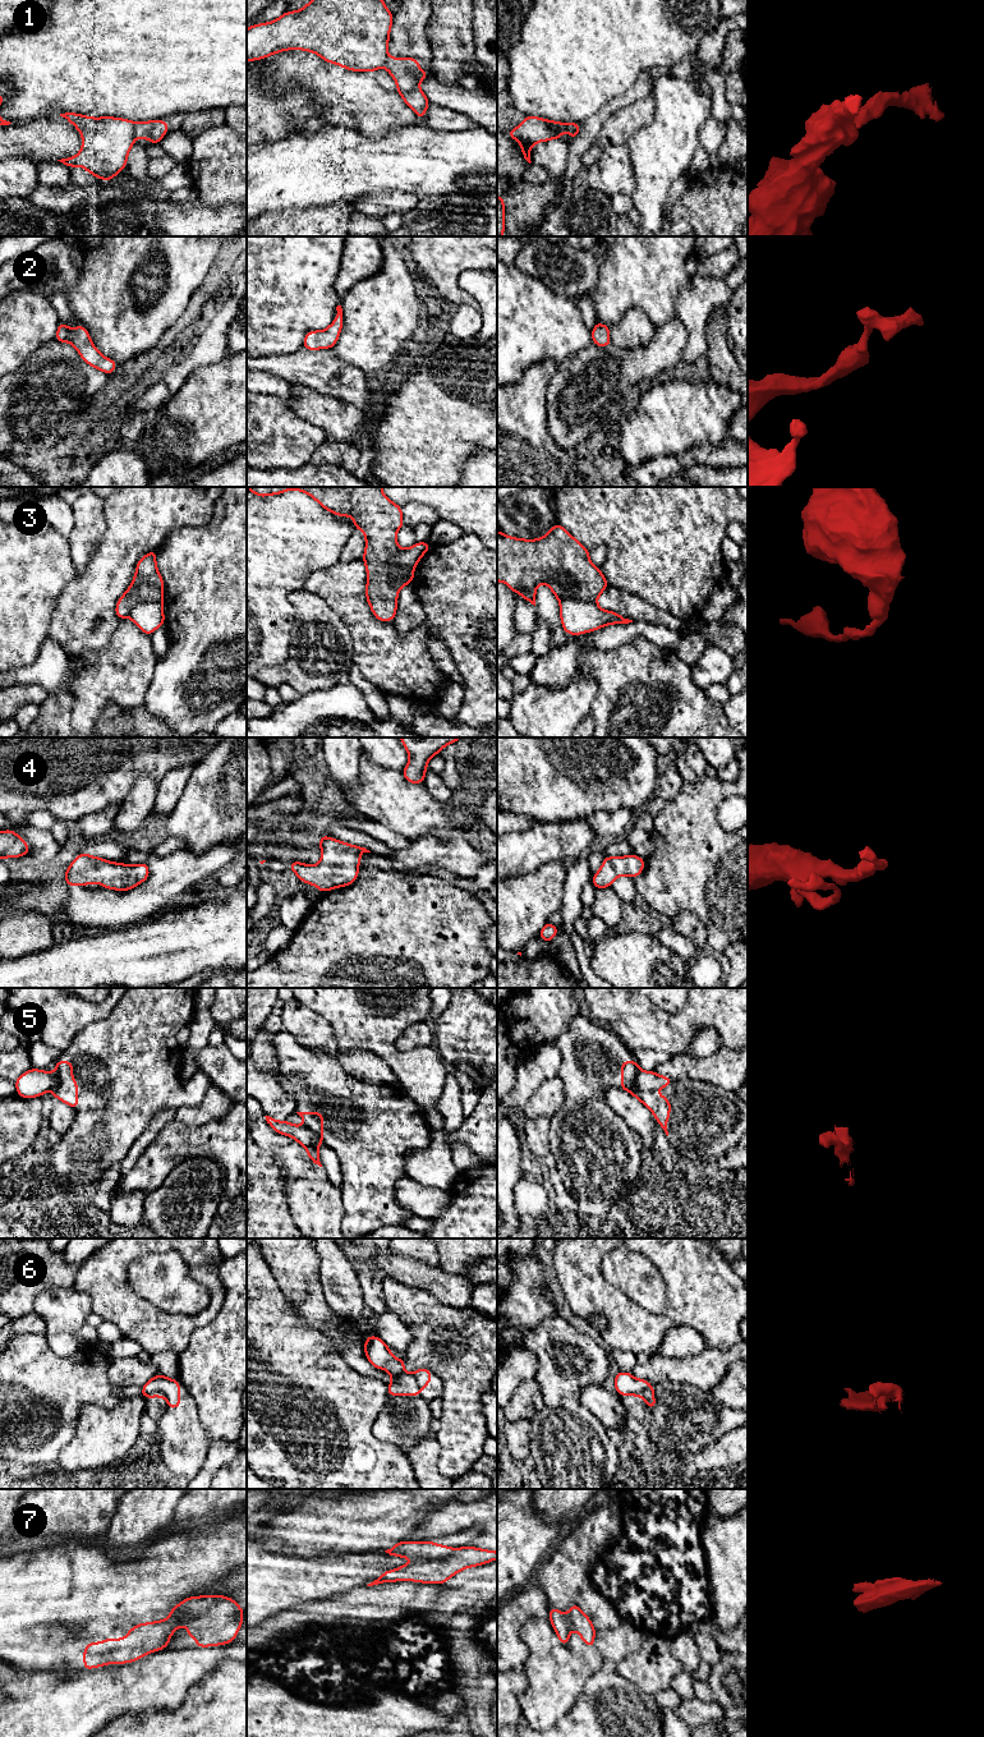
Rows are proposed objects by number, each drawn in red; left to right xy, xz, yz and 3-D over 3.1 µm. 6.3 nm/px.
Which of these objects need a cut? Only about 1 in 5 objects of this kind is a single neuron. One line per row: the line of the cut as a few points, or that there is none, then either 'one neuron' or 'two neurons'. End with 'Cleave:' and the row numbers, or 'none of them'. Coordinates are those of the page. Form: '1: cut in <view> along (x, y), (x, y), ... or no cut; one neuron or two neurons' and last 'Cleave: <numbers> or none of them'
1: cut in xy along (136, 123), (134, 138); two neurons
2: no cut; one neuron
3: cut in xz along (401, 550), (389, 560), (389, 574), (395, 580), (398, 589); two neurons
4: no cut; one neuron
5: cut in yz along (638, 1070), (635, 1085), (639, 1089), (652, 1092); two neurons
6: cut in xz along (412, 1373), (421, 1393); two neurons
7: cut in xz along (454, 1549), (442, 1558), (423, 1559), (414, 1563); two neurons
Cleave: 1, 3, 5, 6, 7

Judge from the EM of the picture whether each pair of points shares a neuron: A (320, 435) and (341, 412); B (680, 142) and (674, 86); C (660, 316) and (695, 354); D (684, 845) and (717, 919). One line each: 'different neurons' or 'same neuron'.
A: different neurons
B: same neuron
C: different neurons
D: same neuron

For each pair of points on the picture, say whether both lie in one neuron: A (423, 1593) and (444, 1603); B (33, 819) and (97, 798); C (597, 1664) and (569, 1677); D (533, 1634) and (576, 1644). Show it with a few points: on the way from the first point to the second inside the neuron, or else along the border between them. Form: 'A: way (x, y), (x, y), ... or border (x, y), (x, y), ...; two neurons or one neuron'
A: border (444, 1585), (436, 1602), (419, 1614); two neurons
B: border (56, 818), (44, 810), (35, 810), (27, 823); two neurons
C: way (591, 1664), (582, 1664), (575, 1671); one neuron
D: way (545, 1644), (555, 1654), (570, 1654); one neuron

